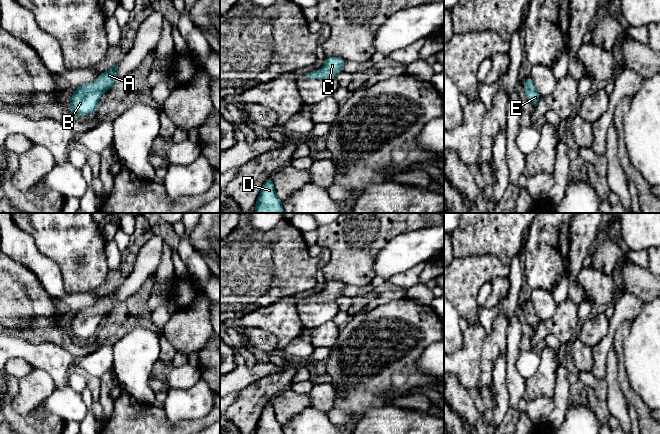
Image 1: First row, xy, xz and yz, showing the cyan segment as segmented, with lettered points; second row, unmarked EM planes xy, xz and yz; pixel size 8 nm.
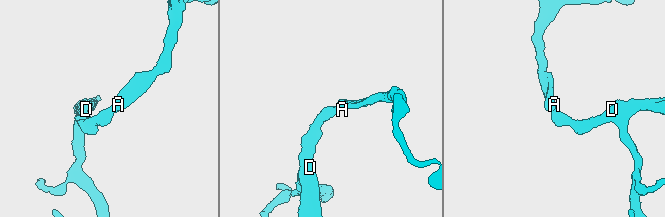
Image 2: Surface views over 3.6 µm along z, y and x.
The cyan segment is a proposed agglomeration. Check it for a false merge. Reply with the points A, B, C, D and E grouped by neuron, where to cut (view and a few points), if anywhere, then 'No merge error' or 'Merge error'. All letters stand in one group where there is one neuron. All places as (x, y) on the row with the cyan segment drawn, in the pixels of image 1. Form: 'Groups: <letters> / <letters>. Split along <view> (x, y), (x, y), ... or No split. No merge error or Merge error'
Groups: A B C D E. No split. No merge error

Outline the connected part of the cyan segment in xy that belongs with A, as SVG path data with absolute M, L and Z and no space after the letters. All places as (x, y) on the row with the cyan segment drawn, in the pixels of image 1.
M115 65L101 74L94 82L78 86L72 95L69 106L74 116L76 114L87 116L96 112L97 103L101 95L108 91L114 84L116 78Z

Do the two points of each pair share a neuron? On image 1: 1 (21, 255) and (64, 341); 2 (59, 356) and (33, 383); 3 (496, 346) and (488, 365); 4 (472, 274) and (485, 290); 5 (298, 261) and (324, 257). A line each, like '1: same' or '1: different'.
1: different
2: different
3: same
4: different
5: different

